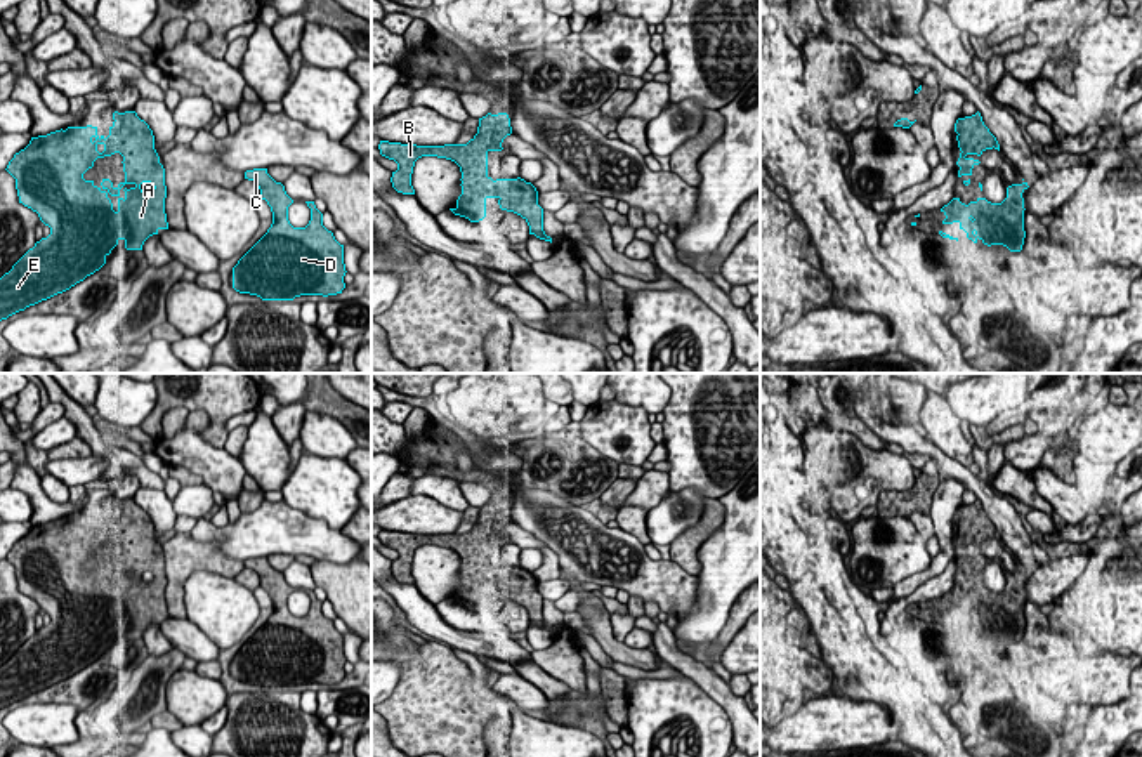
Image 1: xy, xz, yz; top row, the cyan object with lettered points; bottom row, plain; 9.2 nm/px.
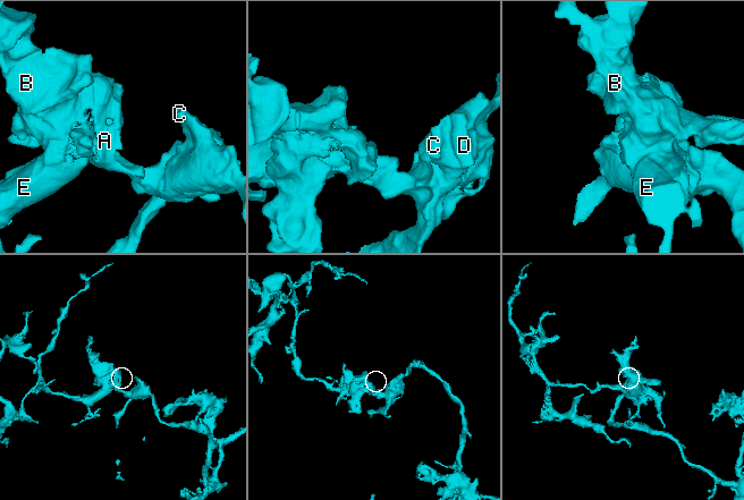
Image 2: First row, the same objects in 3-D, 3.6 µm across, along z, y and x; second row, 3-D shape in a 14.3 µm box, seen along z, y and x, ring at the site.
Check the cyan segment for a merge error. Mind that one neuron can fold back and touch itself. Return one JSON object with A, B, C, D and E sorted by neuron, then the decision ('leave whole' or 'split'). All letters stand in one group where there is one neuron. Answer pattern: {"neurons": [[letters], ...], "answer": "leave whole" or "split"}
{"neurons": [["A", "B", "C", "D", "E"]], "answer": "leave whole"}

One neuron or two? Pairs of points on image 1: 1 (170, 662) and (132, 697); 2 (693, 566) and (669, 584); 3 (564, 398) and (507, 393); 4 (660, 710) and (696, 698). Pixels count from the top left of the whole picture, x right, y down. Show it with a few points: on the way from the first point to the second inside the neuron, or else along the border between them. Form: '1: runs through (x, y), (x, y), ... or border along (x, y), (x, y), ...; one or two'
1: runs through (160, 669), (150, 674), (143, 686); one
2: border along (670, 558), (696, 577); two
3: border along (542, 391), (547, 400); two
4: runs through (669, 702), (672, 698), (688, 698); one

